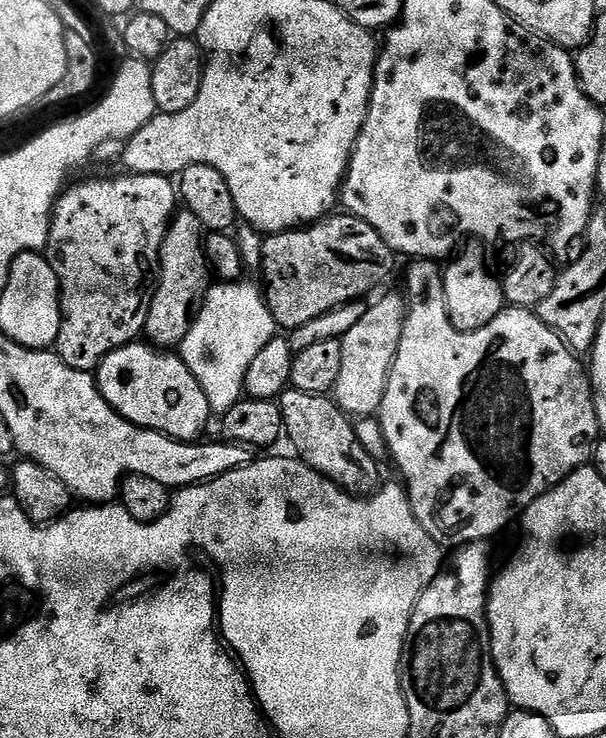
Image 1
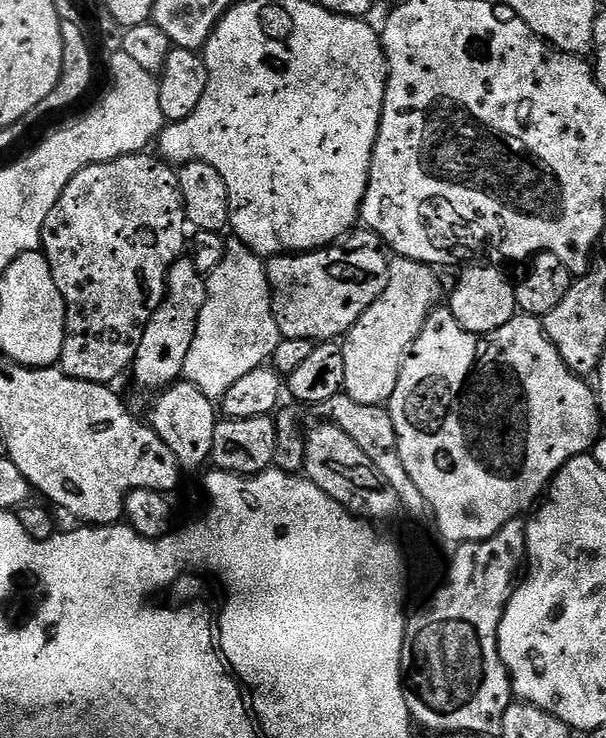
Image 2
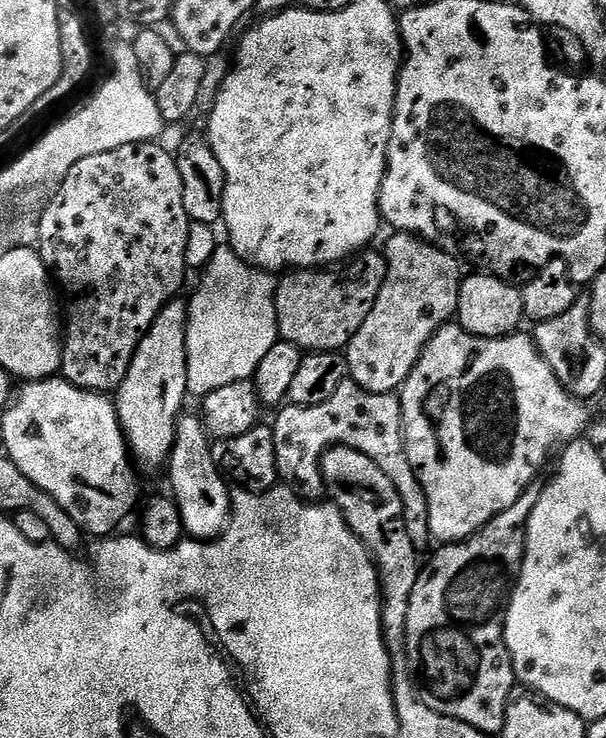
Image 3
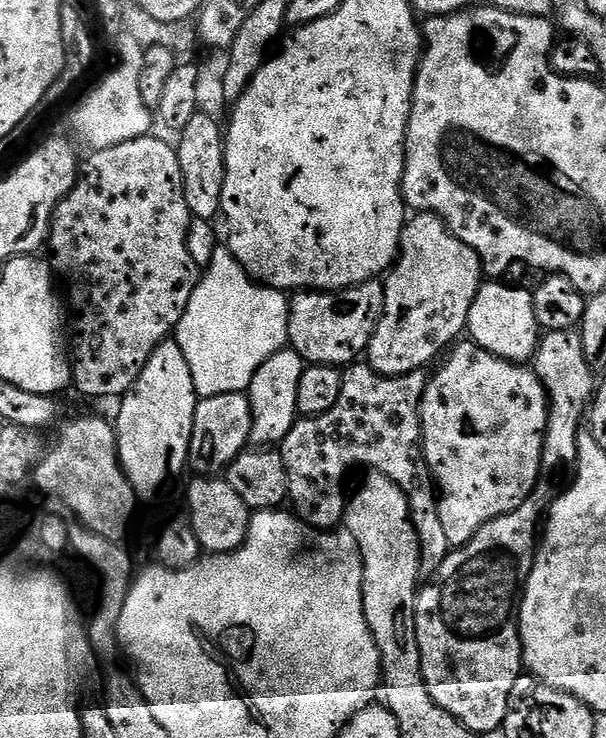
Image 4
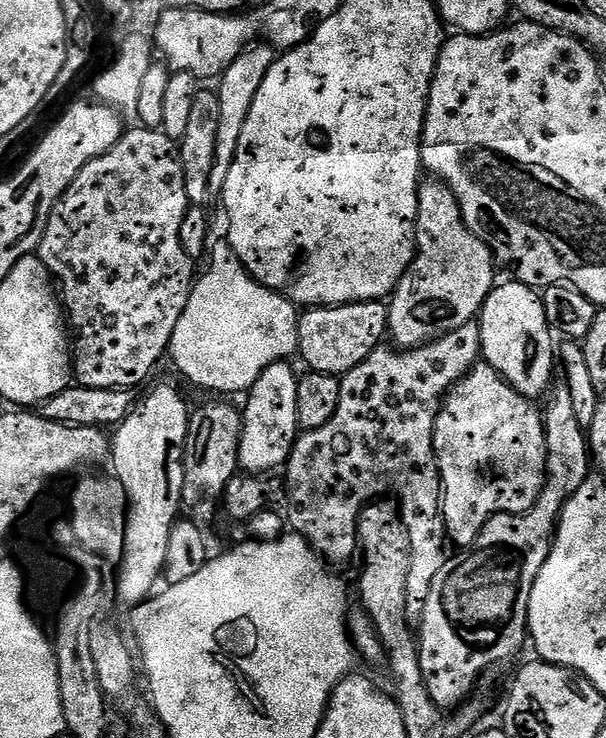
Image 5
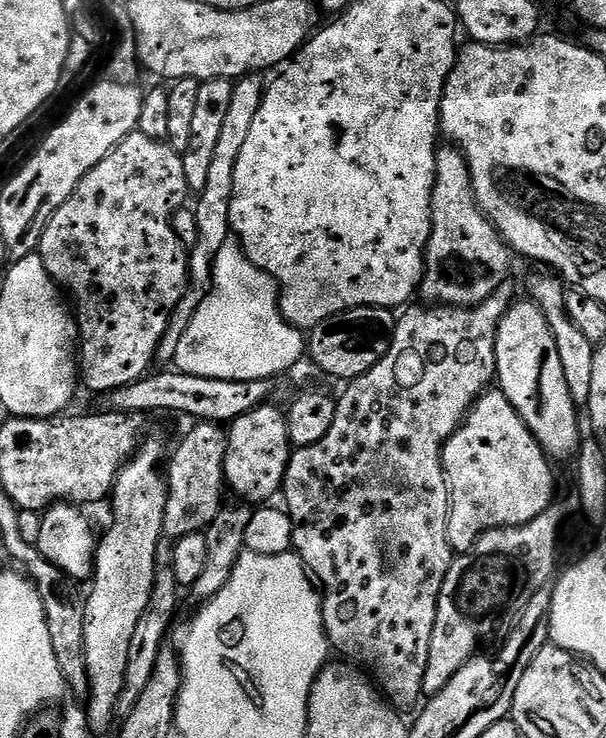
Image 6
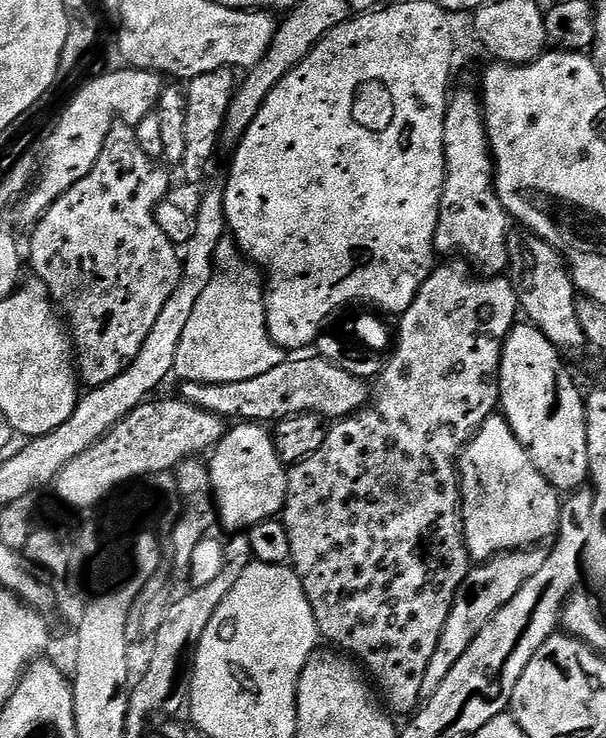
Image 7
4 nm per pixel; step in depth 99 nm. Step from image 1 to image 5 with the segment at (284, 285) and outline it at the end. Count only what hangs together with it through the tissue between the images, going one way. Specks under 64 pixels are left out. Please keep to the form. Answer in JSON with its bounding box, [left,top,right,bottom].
[298,300,388,377]

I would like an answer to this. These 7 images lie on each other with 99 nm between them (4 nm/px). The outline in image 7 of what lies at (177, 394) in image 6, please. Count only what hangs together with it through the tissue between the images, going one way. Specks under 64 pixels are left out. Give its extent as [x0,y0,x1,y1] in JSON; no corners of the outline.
[182,359,370,422]

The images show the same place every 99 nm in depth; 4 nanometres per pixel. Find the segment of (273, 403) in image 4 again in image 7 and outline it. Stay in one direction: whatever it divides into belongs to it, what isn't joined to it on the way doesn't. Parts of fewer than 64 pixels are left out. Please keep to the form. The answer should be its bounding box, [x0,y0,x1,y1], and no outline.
[206,422,289,534]

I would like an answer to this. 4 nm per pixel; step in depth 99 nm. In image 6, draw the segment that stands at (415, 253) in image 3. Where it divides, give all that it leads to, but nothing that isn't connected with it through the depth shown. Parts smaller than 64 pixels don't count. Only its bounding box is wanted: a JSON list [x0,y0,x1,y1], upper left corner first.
[418,146,510,308]

